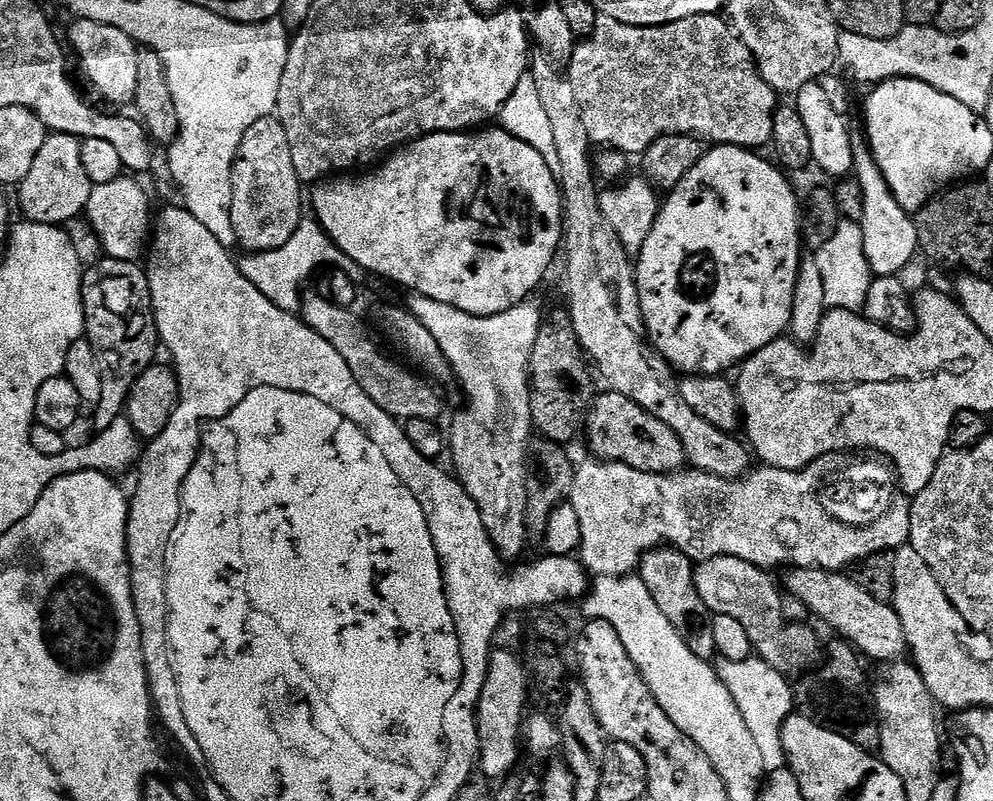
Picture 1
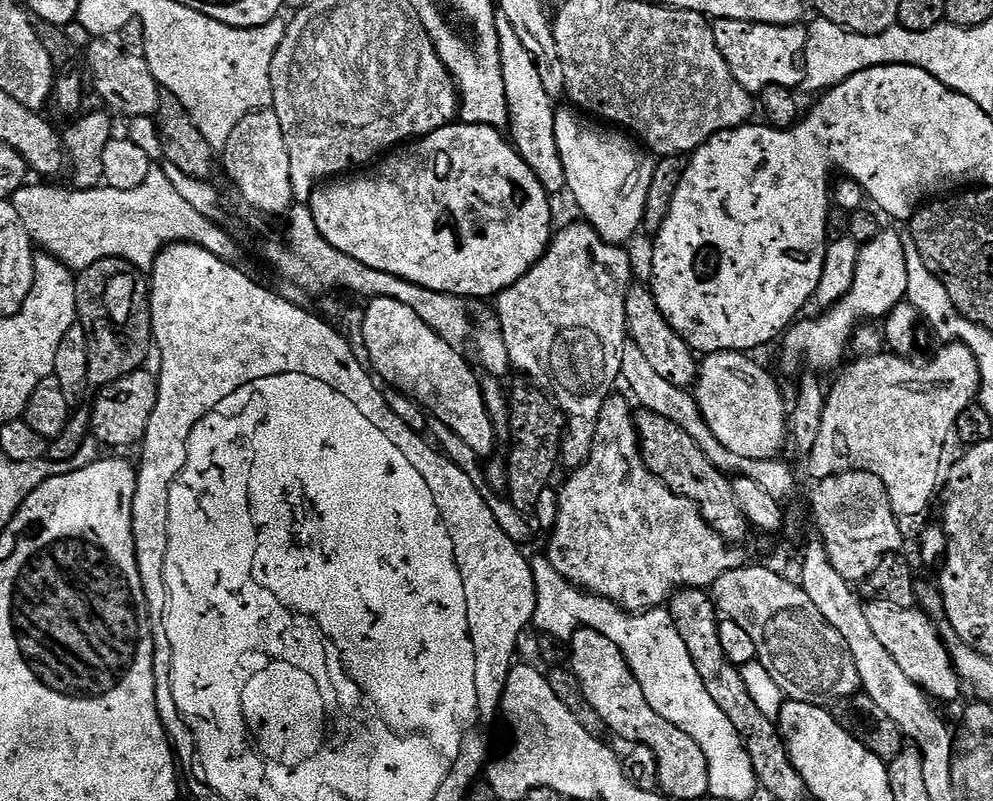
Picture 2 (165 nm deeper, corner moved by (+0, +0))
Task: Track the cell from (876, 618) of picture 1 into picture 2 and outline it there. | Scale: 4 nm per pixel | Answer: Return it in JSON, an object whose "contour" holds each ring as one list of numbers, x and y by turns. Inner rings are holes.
{"contour":[[869,599,866,604,866,618,870,618,870,626,874,629,878,642,882,642,882,647,894,657,894,662,898,662,898,666,902,666,906,678,914,681,933,701,959,698,960,688,962,692,962,681,956,672,956,667,952,665,952,655,948,652,948,645,944,643,941,629,939,627,936,629,932,625,935,624,933,617,919,607,903,608,902,606,894,606,890,602]]}

